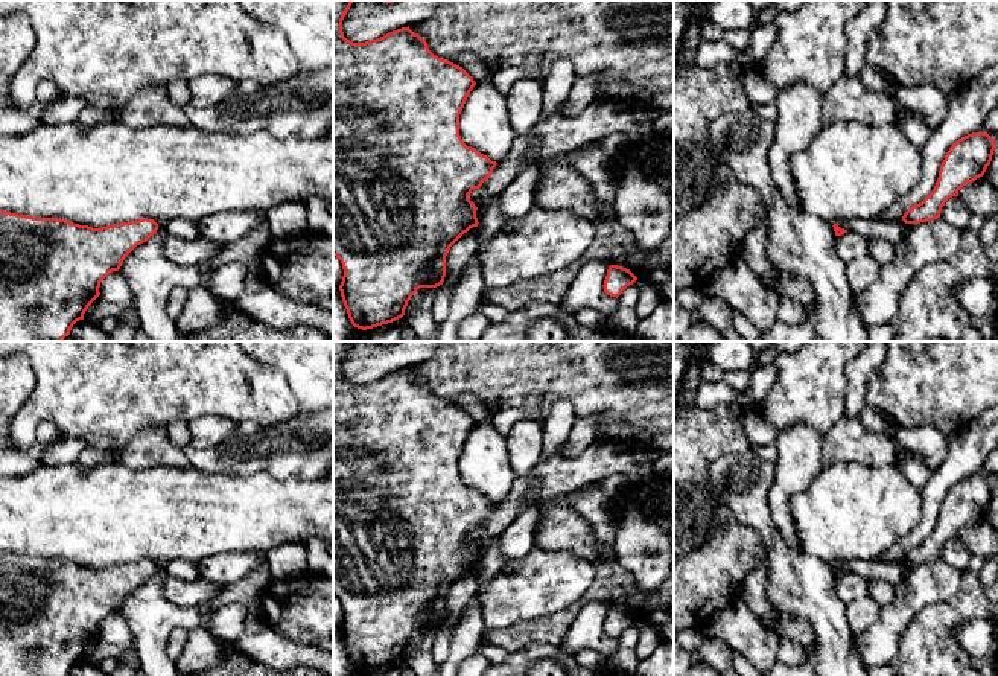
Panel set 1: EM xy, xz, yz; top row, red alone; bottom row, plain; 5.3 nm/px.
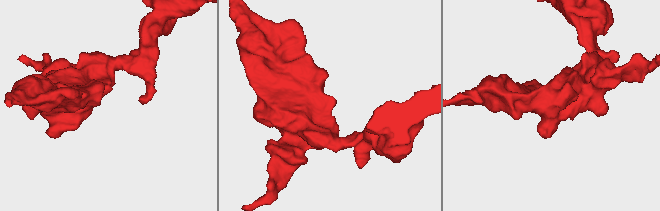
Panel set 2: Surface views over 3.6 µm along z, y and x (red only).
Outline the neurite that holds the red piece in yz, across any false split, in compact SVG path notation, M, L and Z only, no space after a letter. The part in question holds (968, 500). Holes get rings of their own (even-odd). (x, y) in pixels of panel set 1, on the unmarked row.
M972 474L958 480L945 496L933 533L919 545L910 548L902 562L920 565L940 559L945 544L958 537L968 524L983 518L996 489L995 480L987 474Z

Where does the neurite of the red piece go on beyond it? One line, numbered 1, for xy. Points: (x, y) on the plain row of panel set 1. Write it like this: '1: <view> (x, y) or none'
1: none

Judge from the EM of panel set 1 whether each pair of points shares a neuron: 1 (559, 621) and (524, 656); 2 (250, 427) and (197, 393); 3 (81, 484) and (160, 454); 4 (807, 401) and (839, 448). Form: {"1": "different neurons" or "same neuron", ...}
{"1": "different neurons", "2": "different neurons", "3": "different neurons", "4": "different neurons"}

